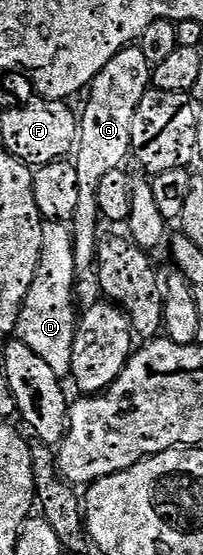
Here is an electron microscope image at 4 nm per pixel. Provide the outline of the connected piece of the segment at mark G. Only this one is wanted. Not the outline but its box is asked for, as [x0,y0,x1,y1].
[71,47,153,275]

